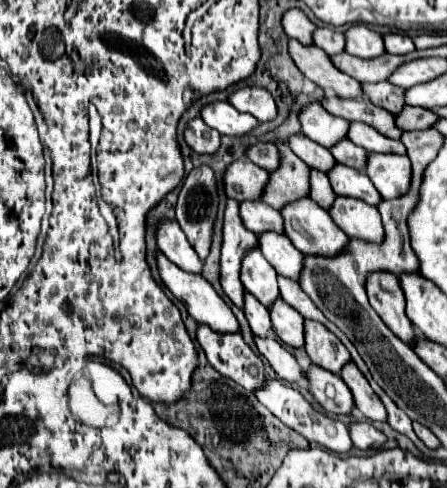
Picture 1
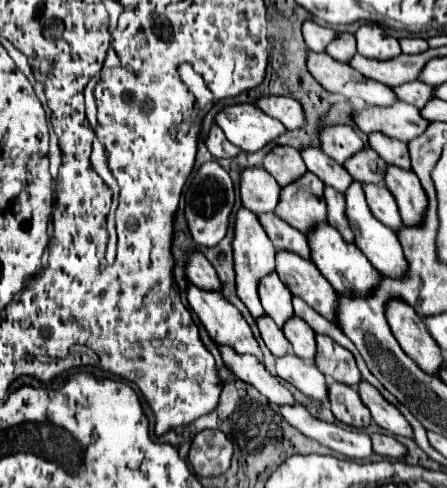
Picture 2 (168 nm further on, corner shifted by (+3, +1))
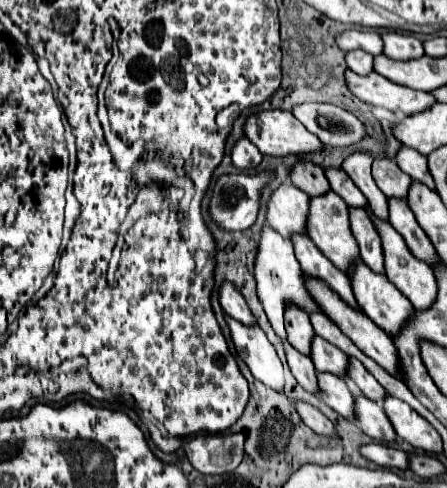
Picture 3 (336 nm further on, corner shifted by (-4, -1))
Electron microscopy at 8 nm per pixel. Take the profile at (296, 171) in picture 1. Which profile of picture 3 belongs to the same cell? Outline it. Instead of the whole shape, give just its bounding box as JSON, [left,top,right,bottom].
[307,191,359,271]

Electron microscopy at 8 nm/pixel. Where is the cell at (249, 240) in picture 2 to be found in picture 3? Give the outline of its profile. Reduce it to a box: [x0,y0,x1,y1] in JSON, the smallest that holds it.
[255,225,319,339]

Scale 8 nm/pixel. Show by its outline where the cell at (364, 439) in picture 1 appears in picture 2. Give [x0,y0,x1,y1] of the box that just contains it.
[372,435,408,459]

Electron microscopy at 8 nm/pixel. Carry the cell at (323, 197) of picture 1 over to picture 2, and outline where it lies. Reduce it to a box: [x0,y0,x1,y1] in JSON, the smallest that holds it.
[324,187,354,243]

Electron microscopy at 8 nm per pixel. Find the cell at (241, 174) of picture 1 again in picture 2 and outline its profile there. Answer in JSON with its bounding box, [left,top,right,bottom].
[240,167,280,215]

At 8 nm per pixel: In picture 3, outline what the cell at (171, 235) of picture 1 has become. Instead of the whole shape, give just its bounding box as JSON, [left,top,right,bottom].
[219,281,255,325]

